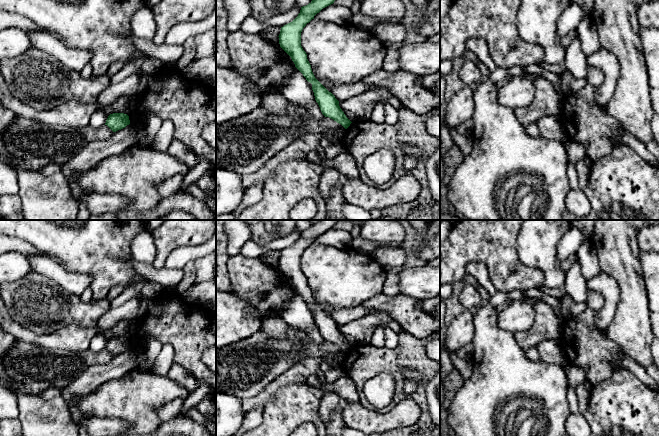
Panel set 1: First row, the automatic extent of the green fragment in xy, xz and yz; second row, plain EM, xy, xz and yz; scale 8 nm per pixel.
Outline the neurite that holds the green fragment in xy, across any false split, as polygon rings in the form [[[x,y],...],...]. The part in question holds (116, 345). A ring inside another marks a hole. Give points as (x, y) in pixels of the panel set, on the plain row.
[[[124,337],[110,338],[105,347],[105,349],[107,349],[113,356],[121,354],[129,348],[129,340]]]

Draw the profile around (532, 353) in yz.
[[[536,346],[530,347],[526,351],[526,356],[527,356],[527,358],[529,358],[533,362],[540,361],[540,356],[539,356],[539,353],[538,353],[538,350],[537,350],[537,347]]]

